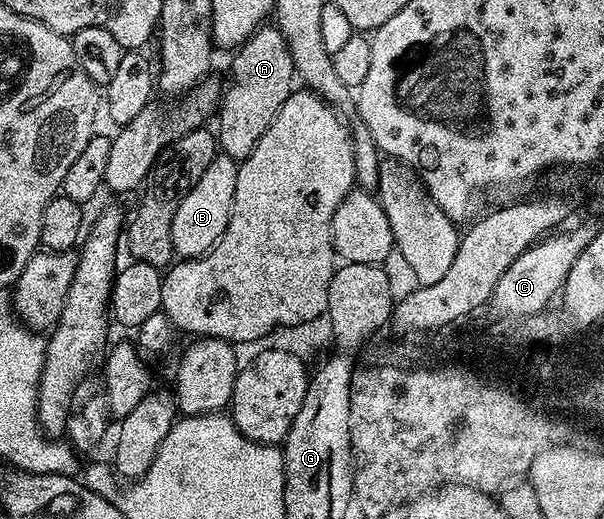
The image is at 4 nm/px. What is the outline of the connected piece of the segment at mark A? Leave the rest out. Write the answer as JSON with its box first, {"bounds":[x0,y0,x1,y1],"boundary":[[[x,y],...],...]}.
{"bounds":[217,25,297,161],"boundary":[[[274,25],[256,29],[232,55],[235,56],[231,59],[231,75],[235,80],[228,91],[226,88],[222,92],[217,108],[217,147],[222,154],[242,161],[253,153],[265,129],[273,125],[273,117],[277,117],[281,105],[291,96],[297,76],[285,37]]]}

